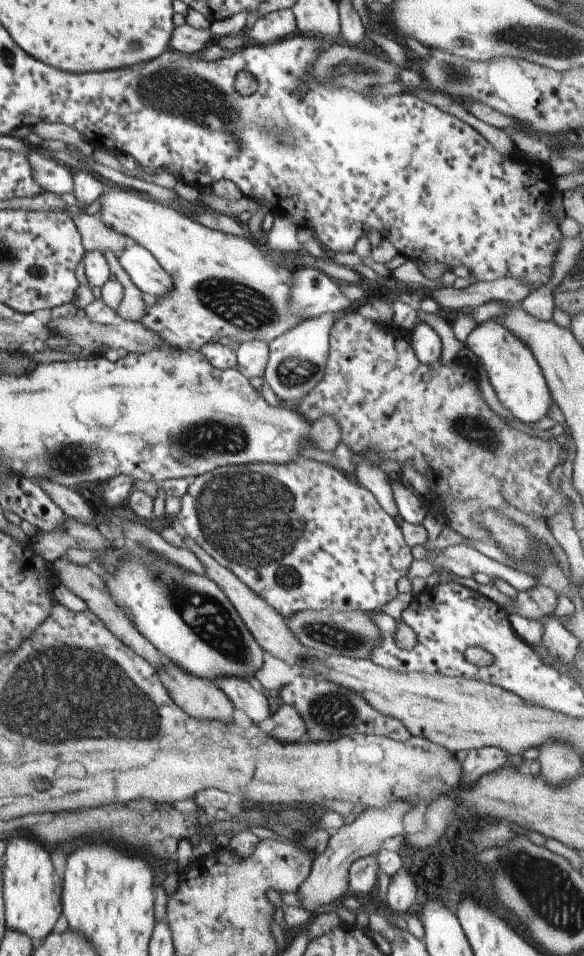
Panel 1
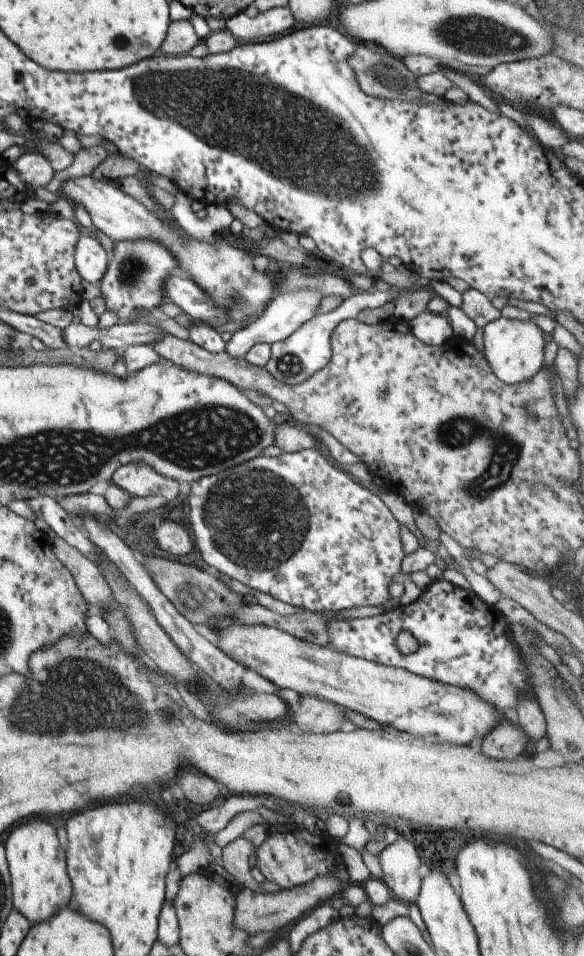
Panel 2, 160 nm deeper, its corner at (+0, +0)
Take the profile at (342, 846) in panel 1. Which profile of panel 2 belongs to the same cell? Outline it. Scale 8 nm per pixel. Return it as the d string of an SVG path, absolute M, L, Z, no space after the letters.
M316 877L309 883L295 886L293 889L280 889L275 893L255 893L247 887L242 887L237 895L237 905L234 913L234 926L246 931L248 935L262 934L262 932L277 932L286 924L293 924L310 912L320 902L328 900L337 891L342 891L342 880L332 877Z

